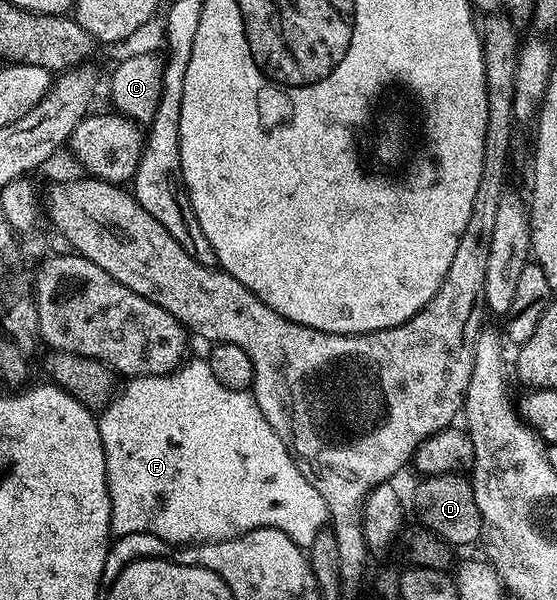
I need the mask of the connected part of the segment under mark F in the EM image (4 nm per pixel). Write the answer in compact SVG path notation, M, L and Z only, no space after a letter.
M209 360L190 361L178 366L172 373L165 373L159 377L135 377L125 382L126 386L119 388L116 395L111 396L110 404L101 410L98 417L98 426L100 427L100 437L104 443L104 451L106 452L106 481L110 484L110 532L115 538L124 535L136 535L137 533L147 533L148 535L156 535L160 539L164 539L175 547L184 545L204 545L208 541L227 541L228 539L236 539L240 535L244 535L253 529L282 529L288 534L297 545L309 547L316 538L321 536L328 525L328 514L324 499L320 499L320 491L316 491L316 487L312 487L312 483L308 483L308 479L304 479L304 475L300 471L300 467L294 463L294 454L291 453L288 446L282 442L280 435L276 435L274 428L268 423L268 419L264 419L264 411L260 411L260 407L256 403L253 392L244 389L229 389L224 387L224 383L220 383L220 379L216 379L216 375L212 375L212 367Z

